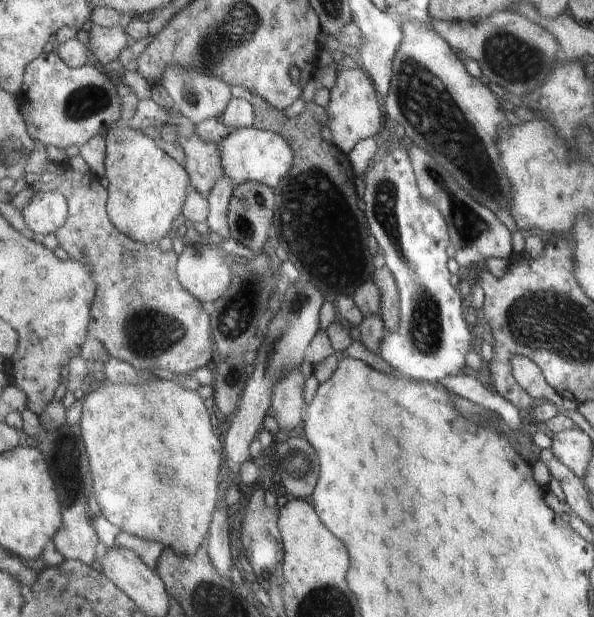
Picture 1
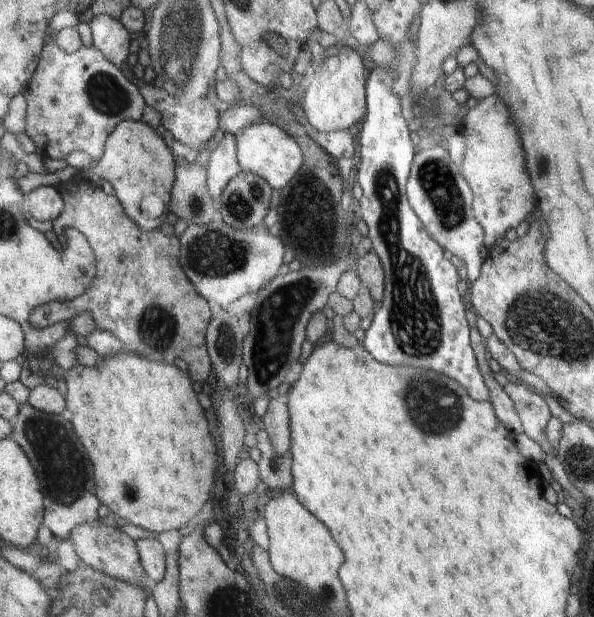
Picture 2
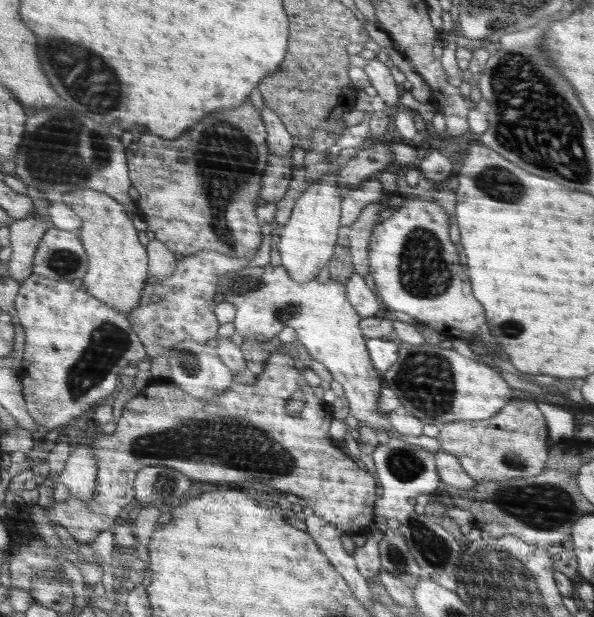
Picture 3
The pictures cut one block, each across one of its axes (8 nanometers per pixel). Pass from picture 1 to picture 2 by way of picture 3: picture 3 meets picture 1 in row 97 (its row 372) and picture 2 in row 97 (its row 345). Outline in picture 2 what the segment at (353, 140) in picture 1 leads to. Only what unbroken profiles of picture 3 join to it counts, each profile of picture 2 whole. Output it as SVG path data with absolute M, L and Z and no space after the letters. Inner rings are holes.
M344 46L336 56L330 56L318 68L318 72L310 72L309 85L303 91L303 100L300 102L309 123L320 132L340 129L352 131L352 126L356 126L366 108L364 84L366 84L366 72L362 58L356 54L356 50Z

